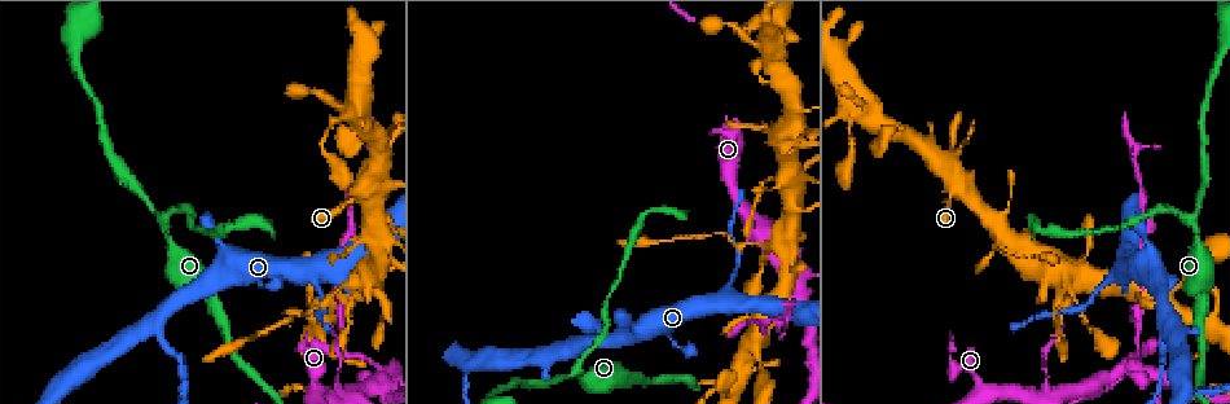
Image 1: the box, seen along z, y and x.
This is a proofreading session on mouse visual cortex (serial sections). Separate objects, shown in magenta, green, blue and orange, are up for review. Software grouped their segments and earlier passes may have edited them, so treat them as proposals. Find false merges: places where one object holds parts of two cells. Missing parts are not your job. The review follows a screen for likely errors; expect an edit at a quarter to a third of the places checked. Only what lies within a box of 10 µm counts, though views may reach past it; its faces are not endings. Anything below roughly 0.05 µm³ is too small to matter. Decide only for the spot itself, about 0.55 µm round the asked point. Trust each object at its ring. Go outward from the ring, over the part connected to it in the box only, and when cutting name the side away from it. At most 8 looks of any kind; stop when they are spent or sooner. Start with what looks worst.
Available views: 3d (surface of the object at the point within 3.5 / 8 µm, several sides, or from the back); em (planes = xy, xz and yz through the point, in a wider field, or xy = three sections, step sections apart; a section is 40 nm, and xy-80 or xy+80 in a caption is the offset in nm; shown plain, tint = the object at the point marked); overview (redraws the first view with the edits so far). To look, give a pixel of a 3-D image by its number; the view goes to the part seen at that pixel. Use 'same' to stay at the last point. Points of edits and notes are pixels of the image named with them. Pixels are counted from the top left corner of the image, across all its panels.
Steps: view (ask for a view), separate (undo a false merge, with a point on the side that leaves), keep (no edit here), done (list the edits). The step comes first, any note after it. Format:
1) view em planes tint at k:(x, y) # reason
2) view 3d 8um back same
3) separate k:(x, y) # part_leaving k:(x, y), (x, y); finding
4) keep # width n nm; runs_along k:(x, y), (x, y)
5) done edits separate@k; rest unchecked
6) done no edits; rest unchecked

view 3d 3.5um at 1:(164, 220) # sharp bend

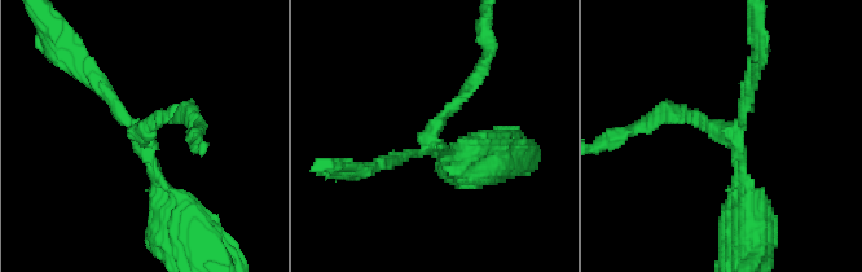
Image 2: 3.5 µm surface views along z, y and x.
keep # arms 3; runs_along 2:(171, 213), (146, 141), (91, 74); one cell here

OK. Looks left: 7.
view 3d 3.5um at 1:(1140, 348) # sharp bend

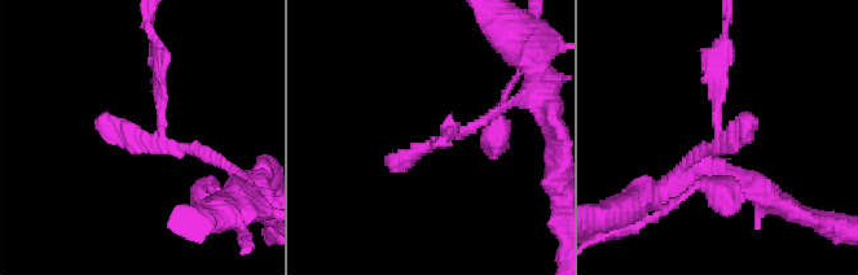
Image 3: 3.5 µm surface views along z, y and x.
view em planes tint at 3:(163, 133) # shape alone is not enough

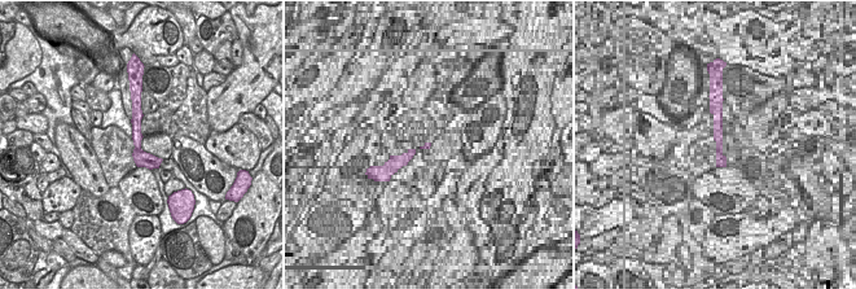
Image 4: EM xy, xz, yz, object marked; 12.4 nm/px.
keep # width 200 nm; runs_along 4:(135, 104), (137, 150), (156, 165); all the same cell

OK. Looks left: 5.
view 3d 8um at 1:(726, 296) # a fork

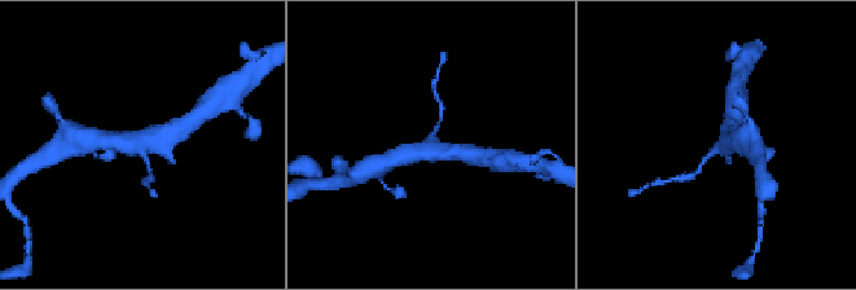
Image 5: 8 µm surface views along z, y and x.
view em planes tint same # need the tissue

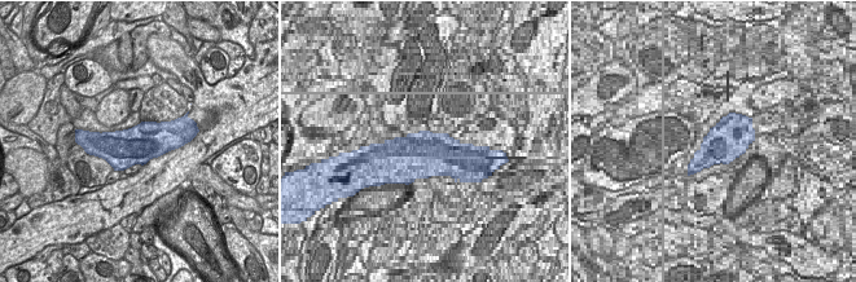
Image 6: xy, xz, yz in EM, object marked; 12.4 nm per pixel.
separate 5:(685, 178) # part_leaving 5:(706, 158), (689, 178), (664, 183); a second cell is stuck on

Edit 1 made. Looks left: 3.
done edits separate@5; rest unchecked

